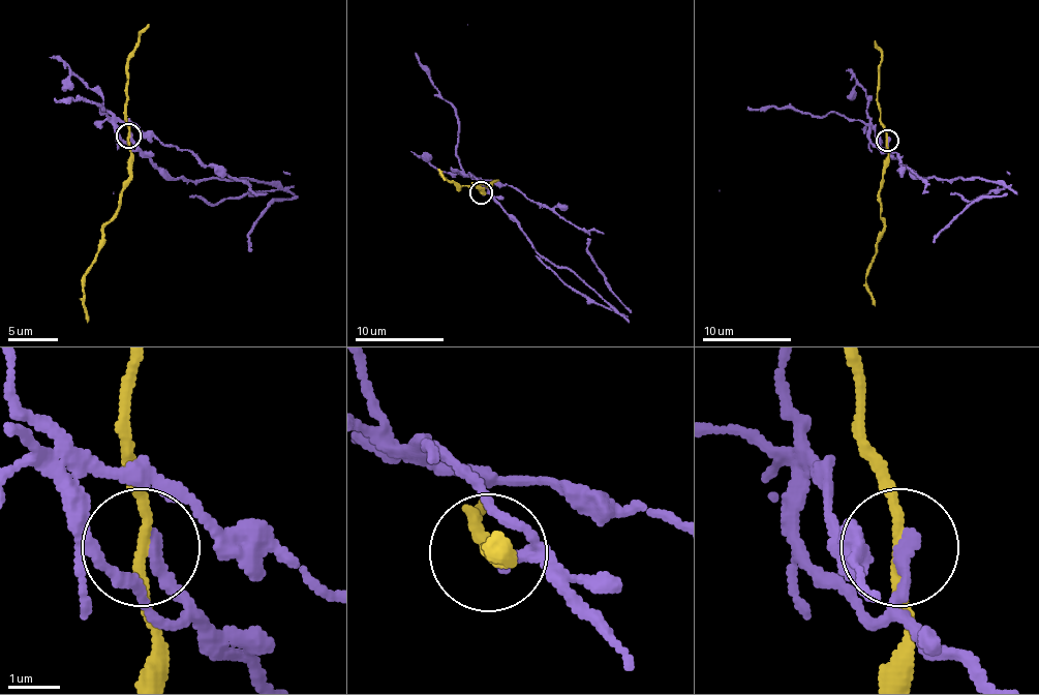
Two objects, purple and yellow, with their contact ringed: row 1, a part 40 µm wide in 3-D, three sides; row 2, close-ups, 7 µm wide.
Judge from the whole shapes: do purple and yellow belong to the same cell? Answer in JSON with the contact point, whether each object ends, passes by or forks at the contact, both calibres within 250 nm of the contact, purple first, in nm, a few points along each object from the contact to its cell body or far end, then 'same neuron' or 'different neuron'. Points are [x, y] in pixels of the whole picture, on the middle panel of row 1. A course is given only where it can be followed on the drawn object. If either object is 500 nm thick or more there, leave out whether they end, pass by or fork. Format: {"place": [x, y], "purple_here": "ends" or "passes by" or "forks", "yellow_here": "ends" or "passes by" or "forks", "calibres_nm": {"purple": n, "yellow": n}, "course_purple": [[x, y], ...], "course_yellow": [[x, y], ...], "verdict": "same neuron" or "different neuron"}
{"place": [481, 192], "purple_here": "ends", "yellow_here": "passes by", "calibres_nm": {"purple": 280, "yellow": 200}, "course_purple": [[480, 193], [489, 193], [542, 257], [555, 265], [569, 267], [624, 316], [629, 309], [586, 249], [591, 238]], "course_yellow": [[480, 191], [482, 193], [480, 187], [471, 185], [458, 189], [440, 172], [445, 180]], "verdict": "different neuron"}

